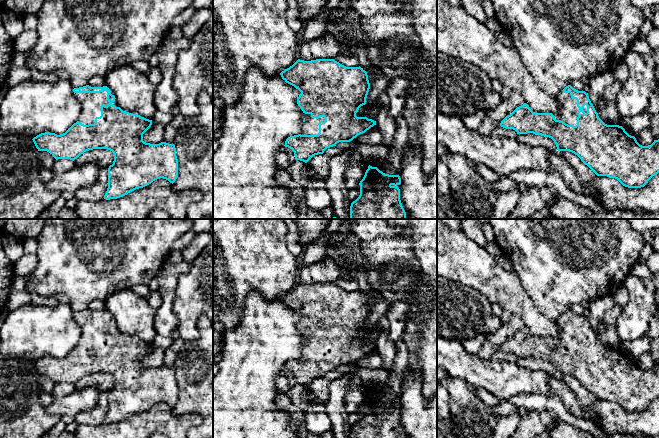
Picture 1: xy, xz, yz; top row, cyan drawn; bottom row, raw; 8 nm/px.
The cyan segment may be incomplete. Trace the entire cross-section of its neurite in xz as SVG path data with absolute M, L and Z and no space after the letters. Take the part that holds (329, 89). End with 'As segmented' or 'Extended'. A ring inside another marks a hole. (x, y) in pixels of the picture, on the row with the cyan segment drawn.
M298 59L280 75L286 83L301 92L297 104L306 114L301 133L288 137L284 145L294 152L296 160L307 163L313 156L323 154L327 148L339 142L350 142L376 125L372 119L356 116L359 108L366 104L370 89L367 72L360 66L346 67L334 59Z. Extended

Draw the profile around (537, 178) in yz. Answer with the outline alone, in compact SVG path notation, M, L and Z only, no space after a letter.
M519 170L505 177L528 186L546 185L554 189L556 197L563 197L591 210L602 212L614 210L659 211L659 173L641 188L628 188L615 178L598 176L585 183L599 192L597 198L573 191L566 185L560 174L547 174L541 170Z

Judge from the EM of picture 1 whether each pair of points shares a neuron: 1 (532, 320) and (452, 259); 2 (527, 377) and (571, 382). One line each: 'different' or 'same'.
1: same
2: different

